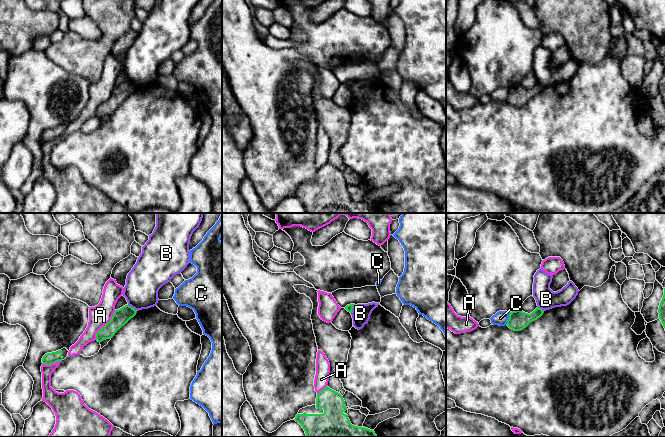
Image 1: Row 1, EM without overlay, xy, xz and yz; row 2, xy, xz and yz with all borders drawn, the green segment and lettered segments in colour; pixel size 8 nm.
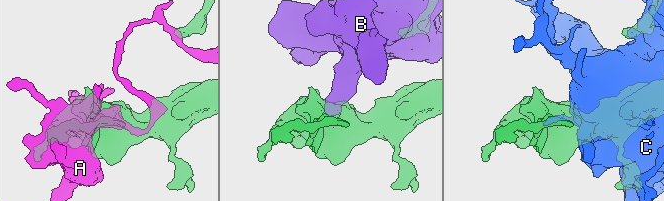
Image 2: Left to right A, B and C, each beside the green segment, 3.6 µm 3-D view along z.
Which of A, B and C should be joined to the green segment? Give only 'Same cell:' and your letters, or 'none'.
Same cell: none

